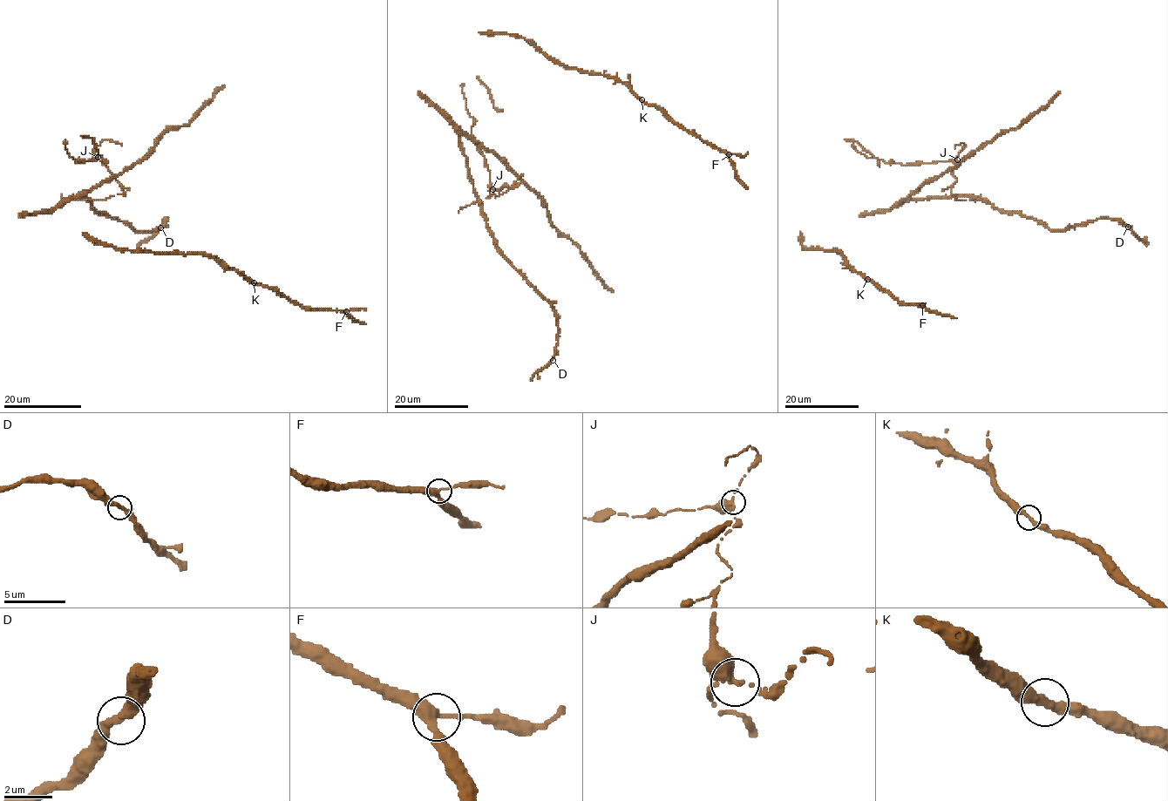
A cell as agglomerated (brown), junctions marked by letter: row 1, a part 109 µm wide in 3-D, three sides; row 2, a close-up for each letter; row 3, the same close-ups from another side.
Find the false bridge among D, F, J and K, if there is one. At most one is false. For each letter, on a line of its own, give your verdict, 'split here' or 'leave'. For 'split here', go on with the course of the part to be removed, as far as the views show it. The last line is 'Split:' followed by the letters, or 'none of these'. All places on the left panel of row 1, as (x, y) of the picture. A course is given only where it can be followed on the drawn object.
D: leave
F: leave
J: split here; course (98, 157), (120, 183), (125, 194), (98, 200), (64, 200), (62, 194)
K: leave
Split: J

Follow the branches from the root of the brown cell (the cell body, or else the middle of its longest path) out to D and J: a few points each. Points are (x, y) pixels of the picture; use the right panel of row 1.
D: (862, 214), (890, 211), (903, 201), (970, 196), (1020, 212), (1051, 230), (1098, 219), (1128, 227)
J: (862, 214), (936, 197), (970, 200), (958, 200), (951, 192), (957, 159)

